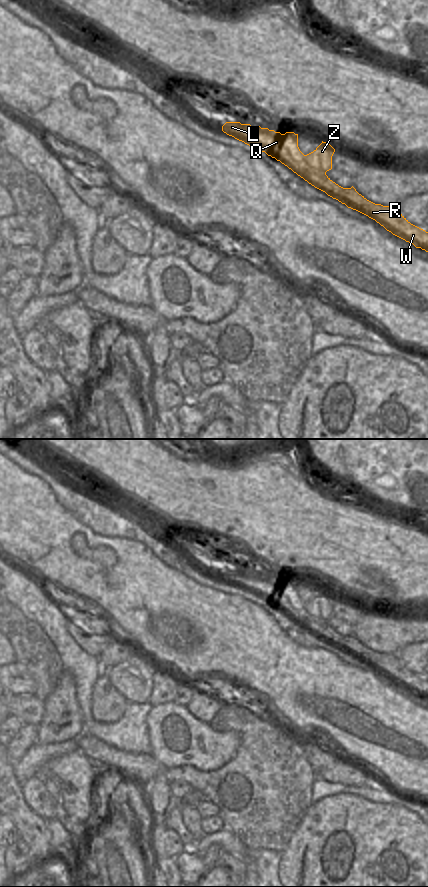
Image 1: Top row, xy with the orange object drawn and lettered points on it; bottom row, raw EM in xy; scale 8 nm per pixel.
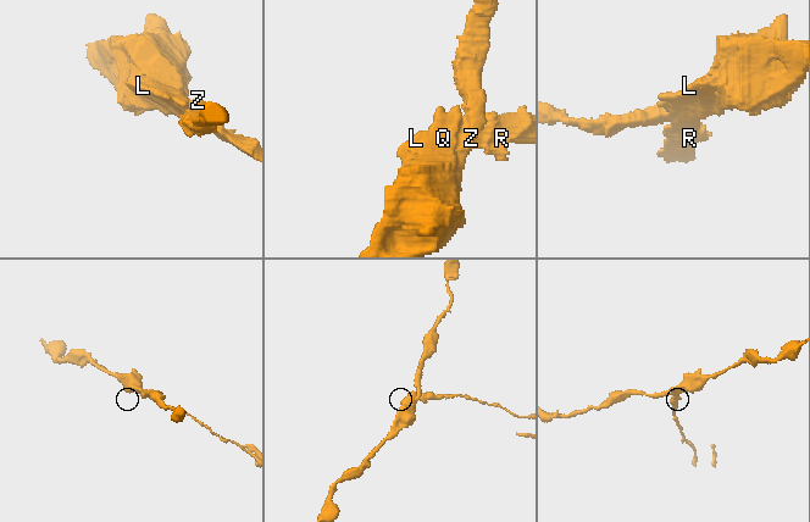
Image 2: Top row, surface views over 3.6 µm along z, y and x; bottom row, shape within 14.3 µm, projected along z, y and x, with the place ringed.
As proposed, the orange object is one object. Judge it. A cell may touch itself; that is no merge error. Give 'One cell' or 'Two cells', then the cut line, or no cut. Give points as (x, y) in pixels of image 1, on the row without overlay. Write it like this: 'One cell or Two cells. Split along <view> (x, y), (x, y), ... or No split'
Two cells. Split along xy (325, 619), (301, 619), (297, 622)

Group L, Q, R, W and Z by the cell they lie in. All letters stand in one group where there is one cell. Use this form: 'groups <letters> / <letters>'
groups L Q Z / R W

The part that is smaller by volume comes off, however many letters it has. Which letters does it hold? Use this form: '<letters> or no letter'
R, W

